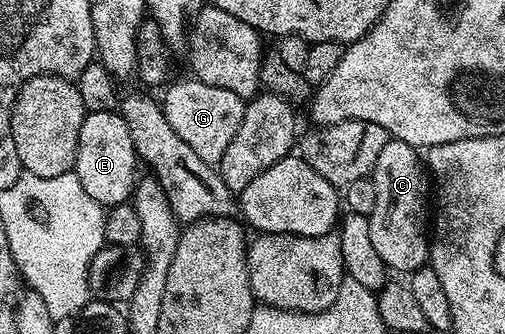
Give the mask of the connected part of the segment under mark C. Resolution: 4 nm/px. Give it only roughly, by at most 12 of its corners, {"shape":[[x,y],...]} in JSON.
{"shape":[[390,139],[367,218],[382,263],[403,275],[430,261],[430,174]]}

